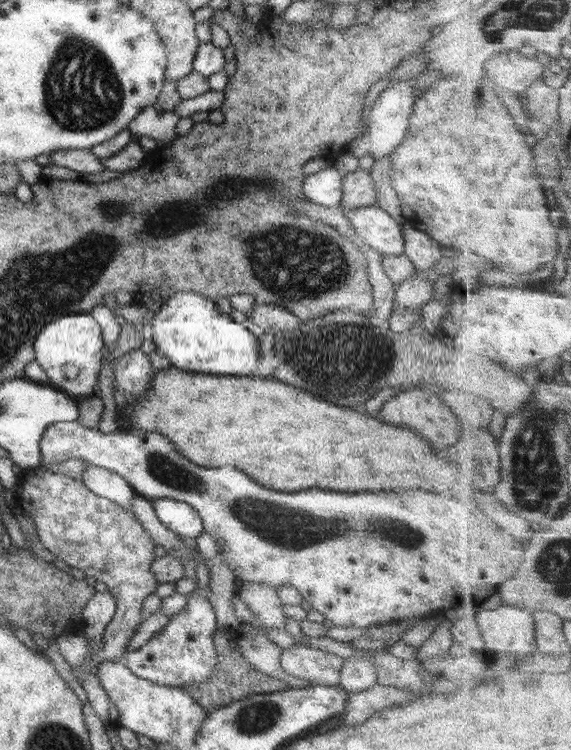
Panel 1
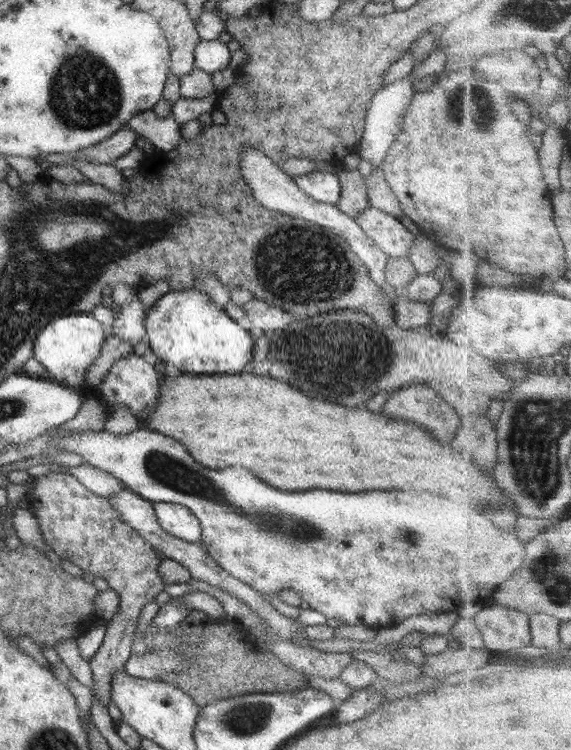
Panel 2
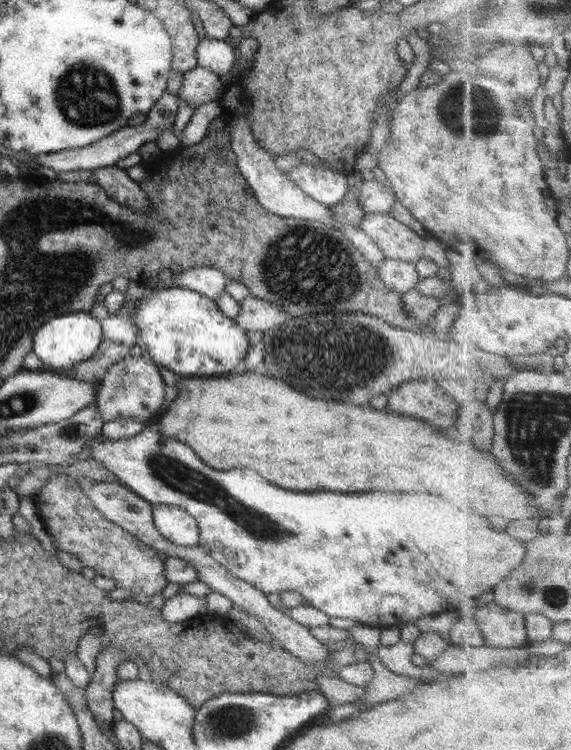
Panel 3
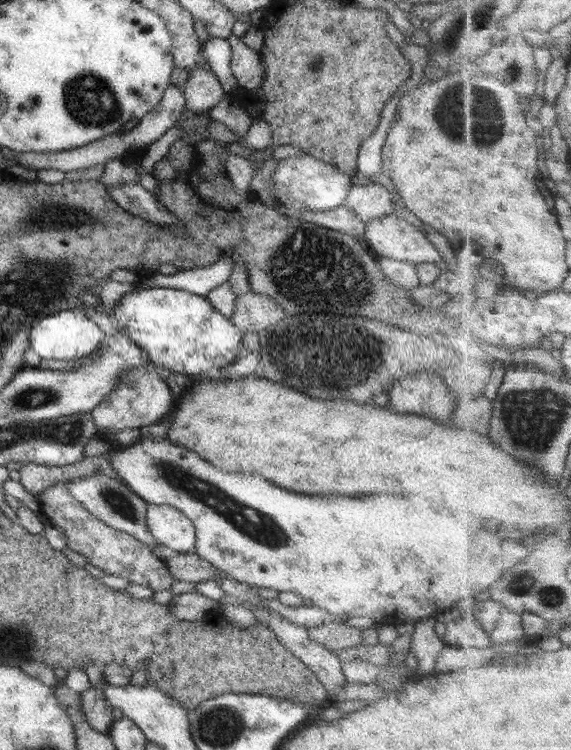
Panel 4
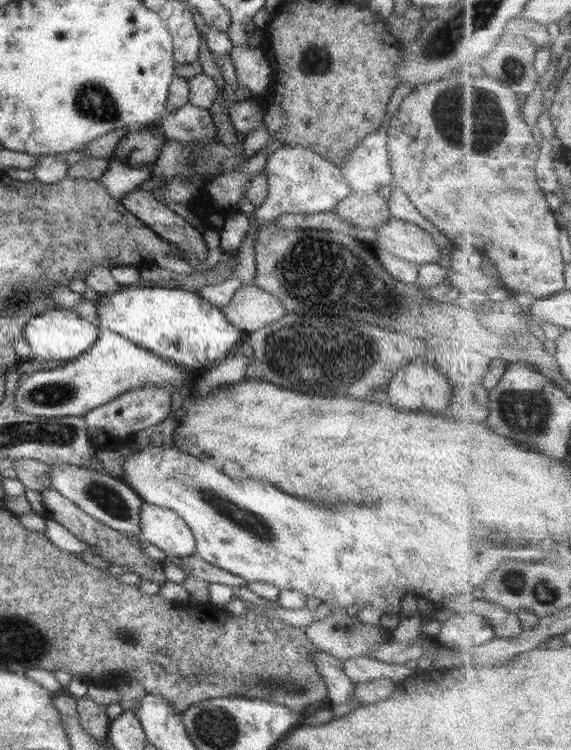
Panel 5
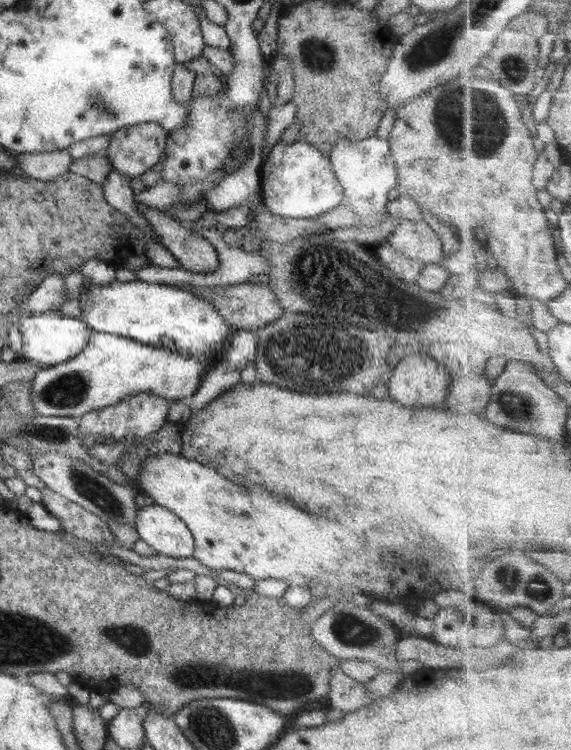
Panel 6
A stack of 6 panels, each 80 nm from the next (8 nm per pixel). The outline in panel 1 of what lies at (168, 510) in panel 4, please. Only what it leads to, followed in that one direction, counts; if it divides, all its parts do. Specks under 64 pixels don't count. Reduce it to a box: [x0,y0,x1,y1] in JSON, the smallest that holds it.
[150,498,203,538]

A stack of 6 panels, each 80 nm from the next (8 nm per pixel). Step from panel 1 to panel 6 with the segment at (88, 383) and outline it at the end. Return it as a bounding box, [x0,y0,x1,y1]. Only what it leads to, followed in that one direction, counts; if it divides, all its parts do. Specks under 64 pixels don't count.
[16,311,92,367]

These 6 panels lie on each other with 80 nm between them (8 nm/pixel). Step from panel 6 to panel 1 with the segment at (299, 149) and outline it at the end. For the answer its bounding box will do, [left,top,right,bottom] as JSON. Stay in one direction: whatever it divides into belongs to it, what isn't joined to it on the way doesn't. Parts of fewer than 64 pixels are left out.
[302,165,342,209]

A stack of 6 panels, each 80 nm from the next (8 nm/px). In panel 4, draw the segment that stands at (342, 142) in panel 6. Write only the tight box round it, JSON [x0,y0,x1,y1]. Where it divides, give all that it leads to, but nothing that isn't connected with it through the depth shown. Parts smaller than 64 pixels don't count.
[352,90,399,183]

